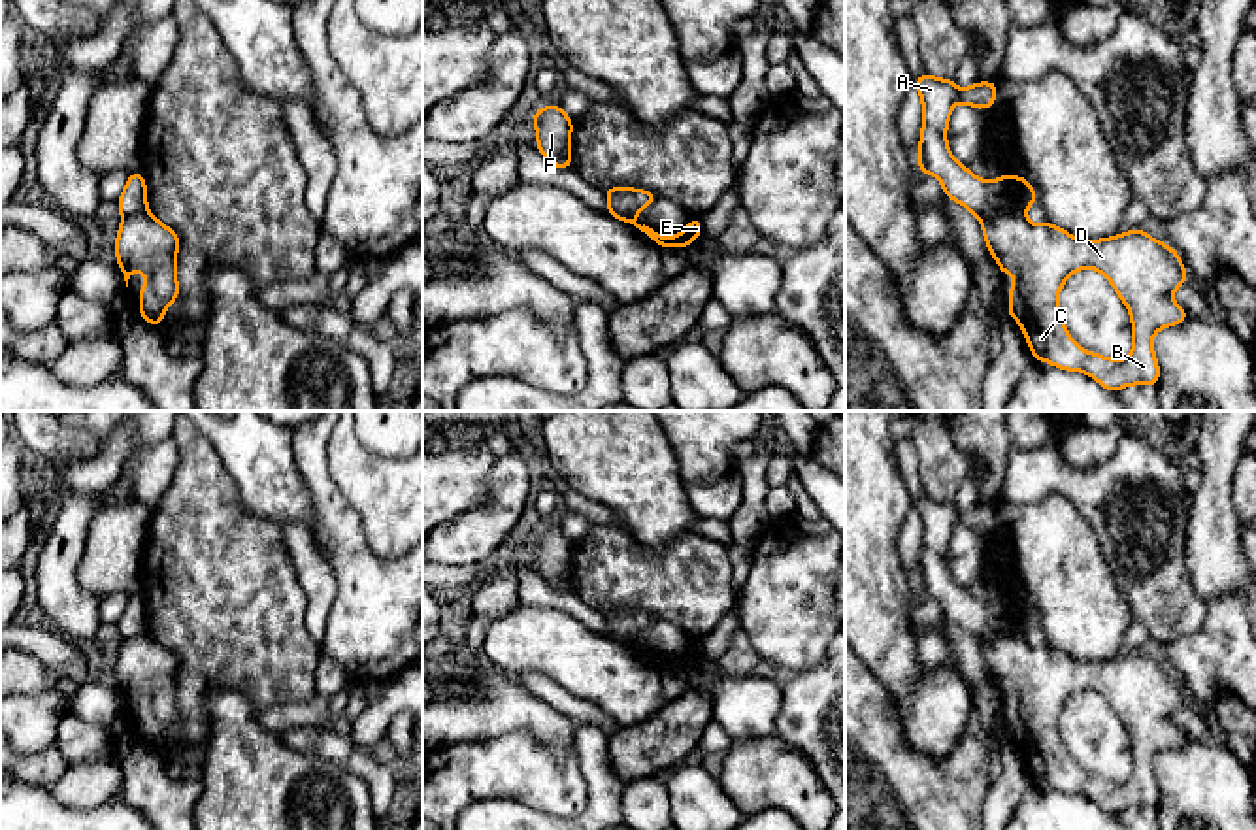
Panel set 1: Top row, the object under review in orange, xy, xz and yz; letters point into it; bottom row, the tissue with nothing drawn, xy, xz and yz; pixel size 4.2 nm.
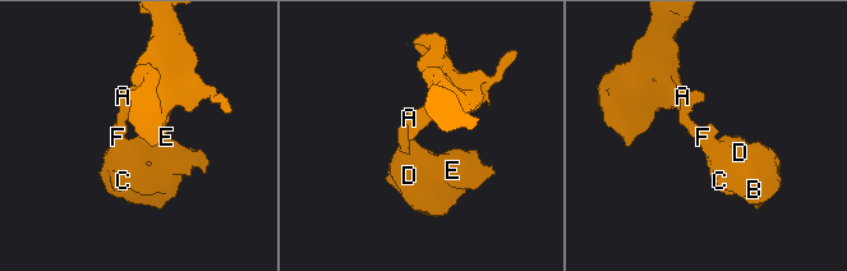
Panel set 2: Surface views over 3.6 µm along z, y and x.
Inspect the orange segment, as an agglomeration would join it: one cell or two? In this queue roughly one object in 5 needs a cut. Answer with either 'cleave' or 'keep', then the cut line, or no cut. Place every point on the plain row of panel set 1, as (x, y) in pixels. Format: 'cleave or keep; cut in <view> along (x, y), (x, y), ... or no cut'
cleave; cut in yz along (1023, 634), (1000, 634), (981, 646)

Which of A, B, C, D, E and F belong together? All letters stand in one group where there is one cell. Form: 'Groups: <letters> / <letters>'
Groups: A F / B C D E

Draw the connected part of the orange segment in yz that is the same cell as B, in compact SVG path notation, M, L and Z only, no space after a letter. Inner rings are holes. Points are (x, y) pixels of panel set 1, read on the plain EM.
M1020 634L994 638L981 651L1001 696L1013 694L1016 700L1007 713L1005 738L1022 751L1033 783L1084 794L1113 817L1128 807L1158 809L1152 760L1190 741L1171 722L1171 715L1190 704L1175 672L1141 651L1105 662L1082 662L1049 643L1035 649ZM1082 690L1101 694L1130 734L1133 768L1124 783L1077 770L1062 743L1062 707Z

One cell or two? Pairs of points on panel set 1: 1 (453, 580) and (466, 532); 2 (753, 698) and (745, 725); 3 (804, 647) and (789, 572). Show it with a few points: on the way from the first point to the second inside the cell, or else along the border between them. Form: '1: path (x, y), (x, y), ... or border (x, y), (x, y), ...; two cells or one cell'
1: border (483, 559), (472, 564), (442, 564); two cells
2: path (749, 704), (745, 719); one cell
3: path (794, 629), (794, 591); one cell

